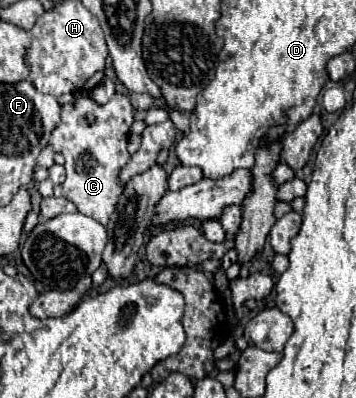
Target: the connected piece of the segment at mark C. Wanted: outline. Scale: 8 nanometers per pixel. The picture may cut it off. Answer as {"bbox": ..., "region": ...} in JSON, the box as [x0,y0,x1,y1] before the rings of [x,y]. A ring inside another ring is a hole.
{"bbox":[49,93,135,225],"region":[[[115,93],[105,105],[97,105],[91,97],[81,97],[79,101],[61,107],[61,121],[51,131],[49,143],[65,157],[67,179],[61,185],[63,197],[73,201],[79,213],[89,215],[103,225],[109,221],[125,189],[119,173],[131,157],[127,151],[127,135],[133,123],[133,113],[135,109],[131,107],[131,101],[121,93]]]}

